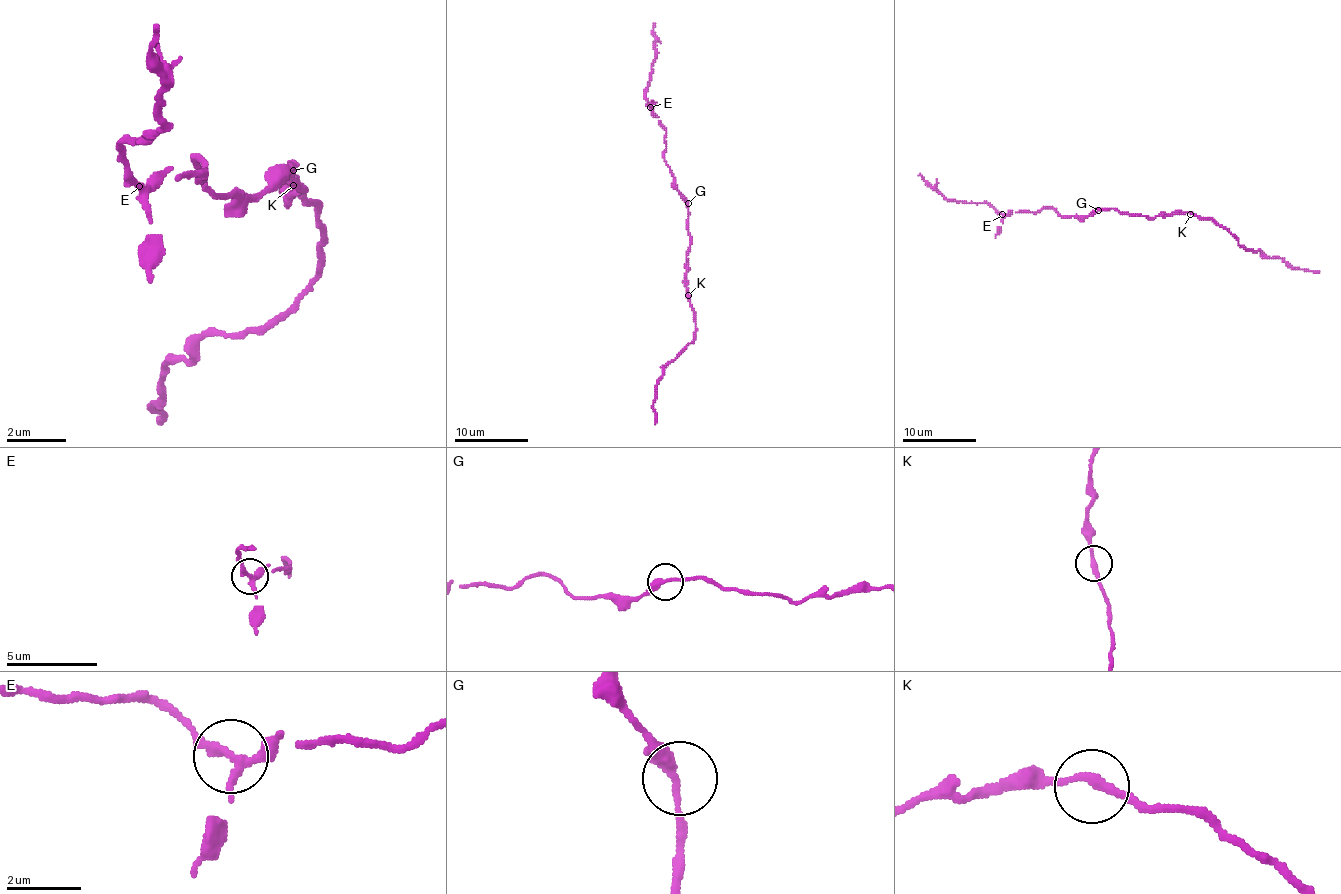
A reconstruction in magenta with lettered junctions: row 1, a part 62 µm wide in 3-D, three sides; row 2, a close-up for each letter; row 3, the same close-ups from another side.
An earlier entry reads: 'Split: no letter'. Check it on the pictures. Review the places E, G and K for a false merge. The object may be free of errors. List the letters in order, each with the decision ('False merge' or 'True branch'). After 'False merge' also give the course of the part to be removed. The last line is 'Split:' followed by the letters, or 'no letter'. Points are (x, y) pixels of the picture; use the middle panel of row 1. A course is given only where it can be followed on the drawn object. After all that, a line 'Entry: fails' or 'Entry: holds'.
E: True branch
G: True branch
K: True branch
Split: no letter
Entry: holds

